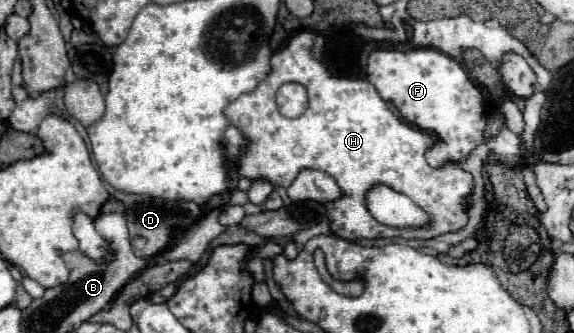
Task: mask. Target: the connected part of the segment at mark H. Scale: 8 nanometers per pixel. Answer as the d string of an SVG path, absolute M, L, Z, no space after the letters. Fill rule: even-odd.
M297 32L283 50L273 54L273 70L257 90L239 96L225 108L231 124L249 138L249 148L239 158L239 174L249 180L267 178L275 186L289 186L293 176L303 168L323 170L343 192L339 200L326 203L325 207L331 232L345 240L395 236L429 240L463 230L469 220L467 210L475 188L473 176L455 162L431 168L425 160L425 152L435 146L435 134L419 130L397 116L371 82L333 76L321 62L311 58L311 44L311 32ZM285 82L299 82L309 92L309 108L299 118L279 116L275 92ZM375 184L387 184L393 190L407 194L415 204L429 212L431 224L423 230L401 230L379 224L365 206L365 192Z

